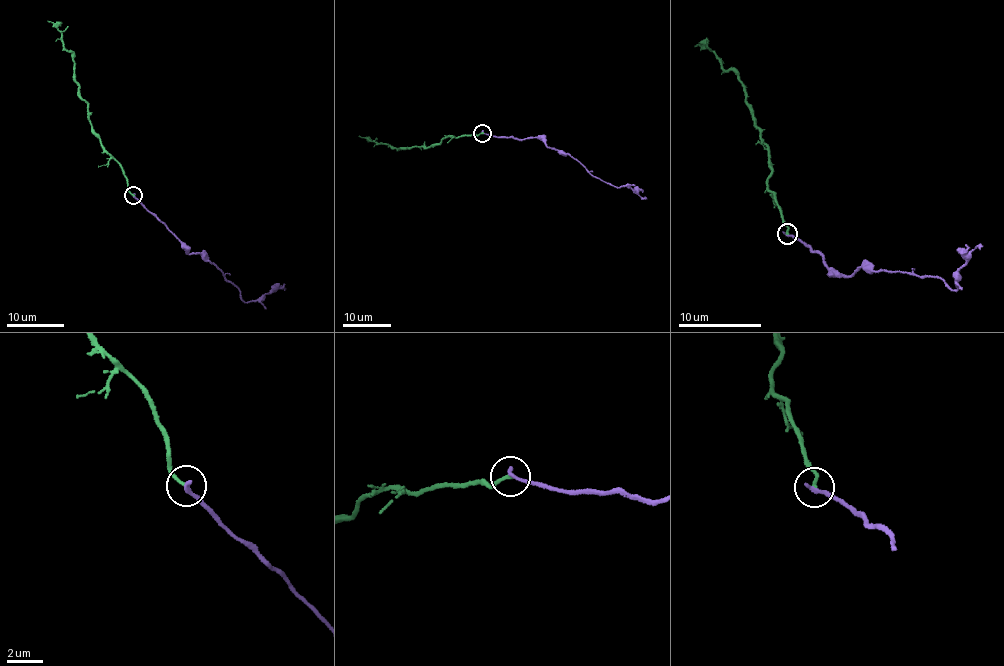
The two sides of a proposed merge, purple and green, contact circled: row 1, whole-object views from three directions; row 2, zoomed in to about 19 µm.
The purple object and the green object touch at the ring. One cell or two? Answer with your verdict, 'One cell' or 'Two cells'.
Two cells

